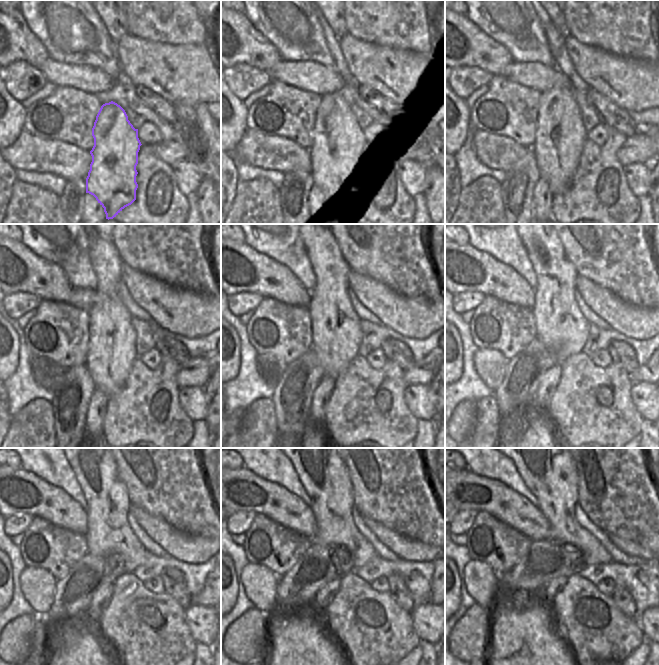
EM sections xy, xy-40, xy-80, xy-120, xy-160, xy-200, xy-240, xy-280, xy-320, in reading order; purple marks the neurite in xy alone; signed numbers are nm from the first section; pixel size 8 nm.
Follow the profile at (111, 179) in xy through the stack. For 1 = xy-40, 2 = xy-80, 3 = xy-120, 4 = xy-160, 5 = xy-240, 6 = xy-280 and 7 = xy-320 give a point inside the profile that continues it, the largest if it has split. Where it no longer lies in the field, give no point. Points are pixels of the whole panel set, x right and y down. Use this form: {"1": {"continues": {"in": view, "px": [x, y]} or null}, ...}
{"1": {"continues": {"in": "xy-40", "px": [337, 139]}}, "2": {"continues": {"in": "xy-80", "px": [560, 135]}}, "3": {"continues": {"in": "xy-120", "px": [111, 337]}}, "4": {"continues": {"in": "xy-160", "px": [336, 334]}}, "5": {"continues": {"in": "xy-240", "px": [109, 532]}}, "6": {"continues": {"in": "xy-280", "px": [324, 475]}}, "7": {"continues": {"in": "xy-320", "px": [549, 472]}}}

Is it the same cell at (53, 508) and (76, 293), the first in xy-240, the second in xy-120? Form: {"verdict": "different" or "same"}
{"verdict": "different"}

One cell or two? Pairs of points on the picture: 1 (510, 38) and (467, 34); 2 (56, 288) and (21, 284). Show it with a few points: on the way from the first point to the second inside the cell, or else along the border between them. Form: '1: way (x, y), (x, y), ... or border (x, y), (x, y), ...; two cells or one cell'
1: border (471, 21), (508, 50); two cells
2: way (47, 285), (30, 284); one cell

